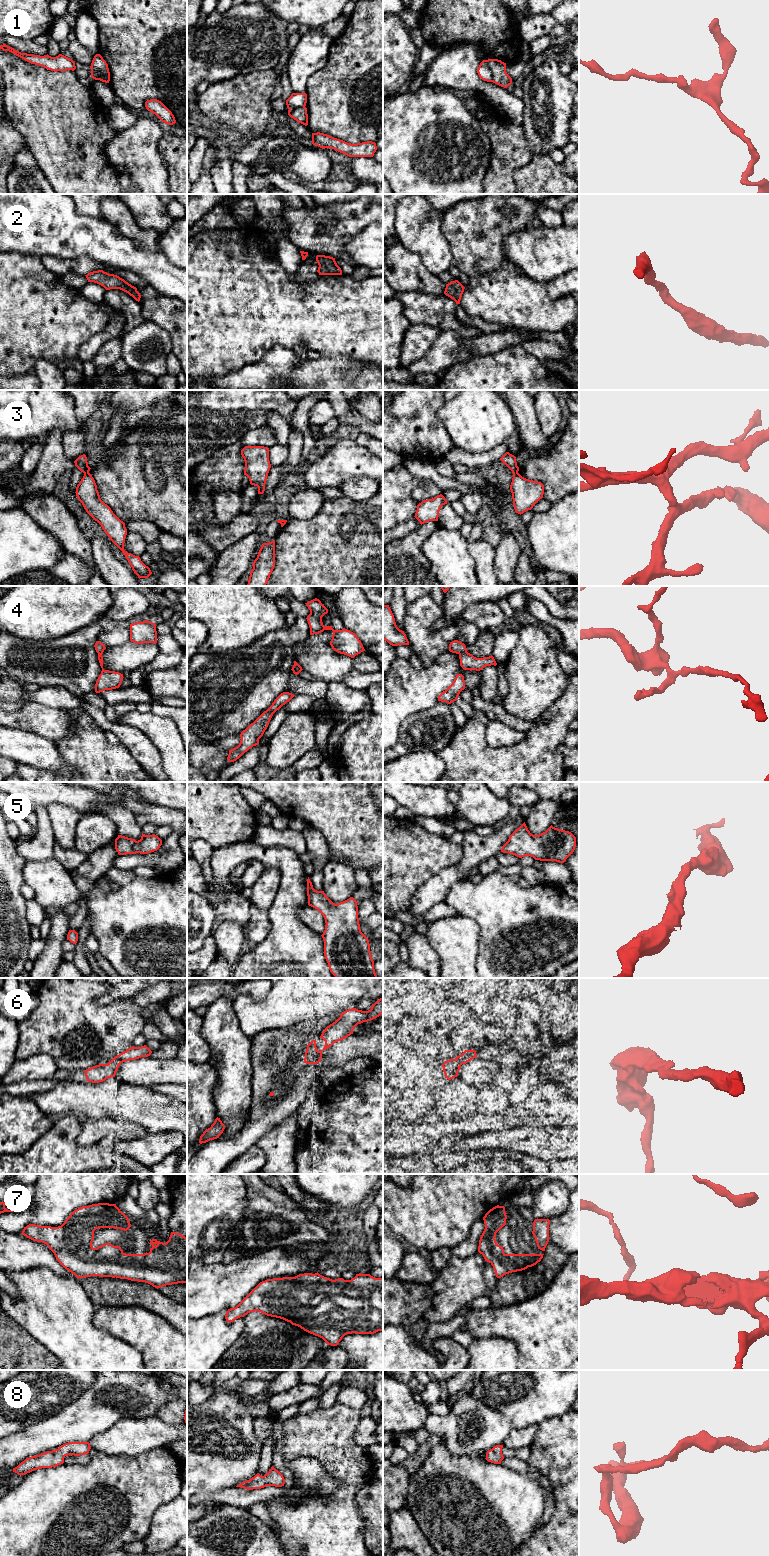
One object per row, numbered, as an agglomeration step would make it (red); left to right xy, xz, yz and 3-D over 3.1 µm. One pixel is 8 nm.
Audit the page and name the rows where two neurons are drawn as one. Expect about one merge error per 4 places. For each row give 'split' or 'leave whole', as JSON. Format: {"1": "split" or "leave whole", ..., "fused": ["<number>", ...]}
{"1": "split", "2": "leave whole", "3": "split", "4": "split", "5": "leave whole", "6": "leave whole", "7": "leave whole", "8": "leave whole", "fused": ["1", "3", "4"]}

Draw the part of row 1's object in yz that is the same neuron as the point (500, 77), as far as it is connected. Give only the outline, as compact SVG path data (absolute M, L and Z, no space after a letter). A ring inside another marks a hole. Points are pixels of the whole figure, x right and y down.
M488 59L488 65L492 71L492 82L507 88L512 84L512 78L506 72L506 63L498 59Z

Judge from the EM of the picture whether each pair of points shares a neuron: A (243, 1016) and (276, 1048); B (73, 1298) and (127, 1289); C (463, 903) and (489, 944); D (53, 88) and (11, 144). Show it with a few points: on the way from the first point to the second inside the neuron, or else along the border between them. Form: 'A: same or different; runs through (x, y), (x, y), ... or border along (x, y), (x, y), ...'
A: different; border along (283, 1027), (263, 1030), (250, 1038)
B: different; border along (79, 1281), (90, 1300), (96, 1306)
C: same; runs through (474, 911), (489, 926), (489, 933)
D: different; border along (10, 120), (29, 149)

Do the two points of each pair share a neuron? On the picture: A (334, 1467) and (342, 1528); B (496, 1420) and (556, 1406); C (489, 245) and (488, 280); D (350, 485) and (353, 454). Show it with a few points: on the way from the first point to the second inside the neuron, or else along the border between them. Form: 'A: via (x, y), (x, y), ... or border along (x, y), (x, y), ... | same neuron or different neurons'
A: via (344, 1482), (342, 1513) | same neuron
B: border along (486, 1404), (499, 1410), (513, 1427) | different neurons
C: border along (512, 272), (490, 270), (469, 278) | different neurons
D: border along (372, 478), (348, 478), (338, 487) | different neurons

